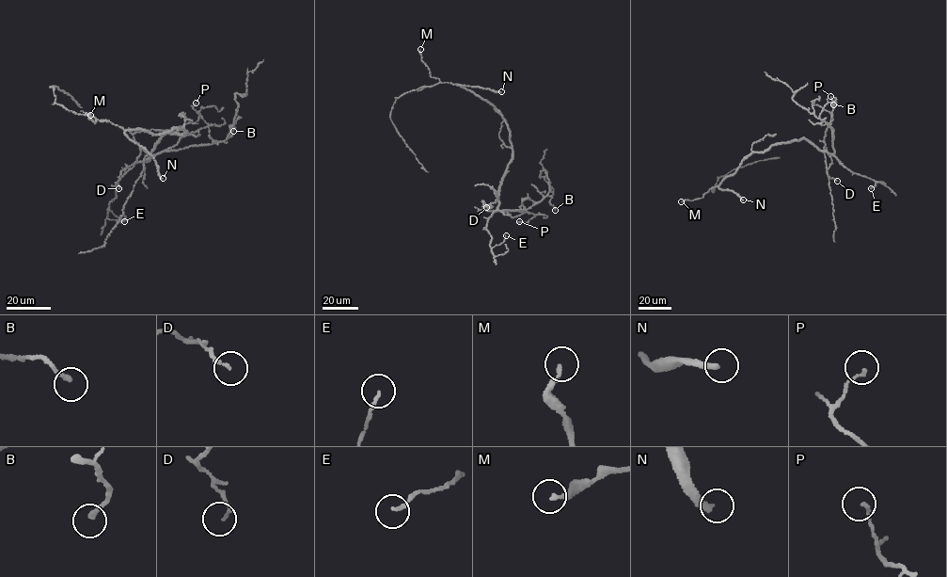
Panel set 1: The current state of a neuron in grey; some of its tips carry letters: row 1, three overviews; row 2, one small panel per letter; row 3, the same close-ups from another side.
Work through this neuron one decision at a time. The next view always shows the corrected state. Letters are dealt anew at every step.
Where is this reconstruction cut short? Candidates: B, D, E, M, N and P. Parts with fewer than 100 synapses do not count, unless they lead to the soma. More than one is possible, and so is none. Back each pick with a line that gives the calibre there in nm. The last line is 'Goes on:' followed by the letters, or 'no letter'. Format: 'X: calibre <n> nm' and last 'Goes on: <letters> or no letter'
M: calibre 160 nm
N: calibre 280 nm
Goes on: M, N

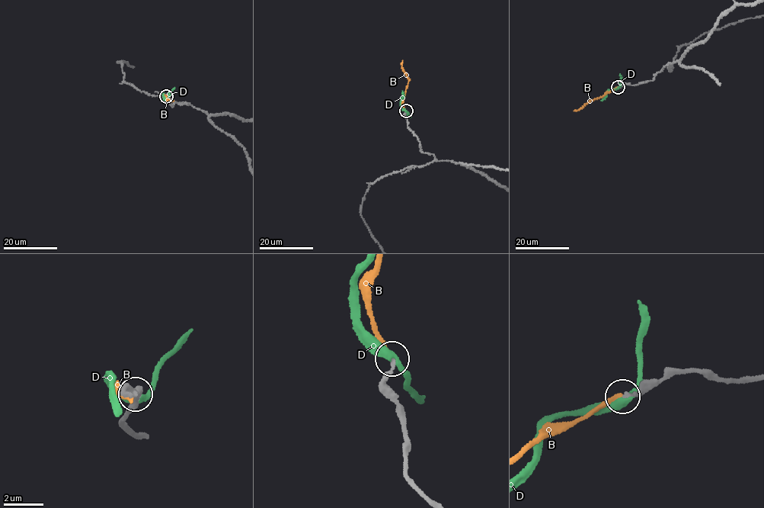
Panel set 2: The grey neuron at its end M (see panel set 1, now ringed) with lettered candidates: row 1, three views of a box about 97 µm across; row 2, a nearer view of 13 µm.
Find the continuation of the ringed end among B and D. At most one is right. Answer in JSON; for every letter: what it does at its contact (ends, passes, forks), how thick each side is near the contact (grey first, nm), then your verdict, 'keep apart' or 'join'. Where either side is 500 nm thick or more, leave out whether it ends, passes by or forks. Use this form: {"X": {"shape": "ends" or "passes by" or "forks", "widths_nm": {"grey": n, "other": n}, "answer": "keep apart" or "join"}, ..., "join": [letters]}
{"B": {"shape": "ends", "widths_nm": {"grey": 190, "other": 200}, "answer": "join"}, "D": {"shape": "passes by", "widths_nm": {"grey": 200, "other": 320}, "answer": "keep apart"}, "join": ["B"]}

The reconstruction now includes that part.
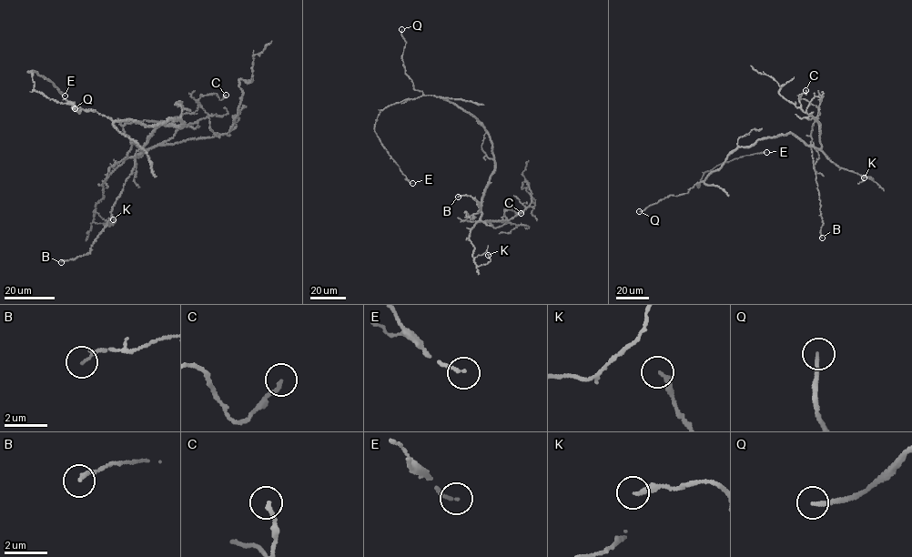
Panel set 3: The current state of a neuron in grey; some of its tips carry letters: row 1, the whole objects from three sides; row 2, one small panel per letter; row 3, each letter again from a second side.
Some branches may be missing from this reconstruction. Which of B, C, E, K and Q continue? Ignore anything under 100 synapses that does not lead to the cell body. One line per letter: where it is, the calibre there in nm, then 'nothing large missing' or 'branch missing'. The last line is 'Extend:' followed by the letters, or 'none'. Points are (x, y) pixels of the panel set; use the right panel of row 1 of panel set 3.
B: at (822, 237); 130 nm thick; nothing large missing
C: at (805, 90); 190 nm thick; nothing large missing
E: at (766, 152); 140 nm thick; nothing large missing
K: at (864, 177); 260 nm thick; nothing large missing
Q: at (639, 211); 170 nm thick; branch missing
Extend: Q

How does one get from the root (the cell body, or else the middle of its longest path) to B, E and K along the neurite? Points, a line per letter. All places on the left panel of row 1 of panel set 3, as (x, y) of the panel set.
B: (184, 123), (179, 128), (161, 124), (150, 136), (136, 154), (134, 167), (91, 250), (61, 262)
E: (184, 123), (112, 121), (46, 97), (33, 89), (27, 72), (51, 81), (65, 96)
K: (184, 123), (179, 128), (161, 124), (138, 154), (104, 182), (93, 219), (111, 225), (113, 219)

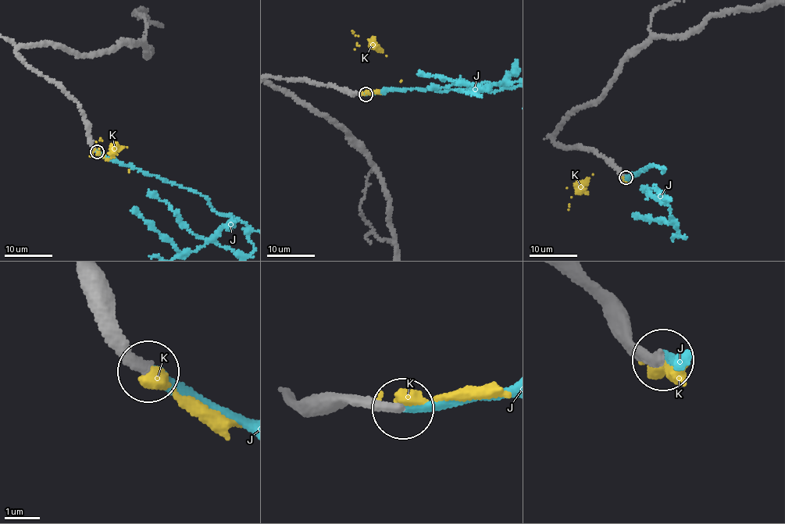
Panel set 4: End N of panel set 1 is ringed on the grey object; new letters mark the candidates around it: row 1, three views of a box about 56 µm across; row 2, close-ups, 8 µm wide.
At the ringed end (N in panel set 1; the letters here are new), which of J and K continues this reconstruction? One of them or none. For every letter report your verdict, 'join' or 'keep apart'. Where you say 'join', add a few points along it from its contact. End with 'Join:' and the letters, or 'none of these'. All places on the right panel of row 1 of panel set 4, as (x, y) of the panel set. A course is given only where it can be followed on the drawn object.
J: join
K: keep apart
Join: J

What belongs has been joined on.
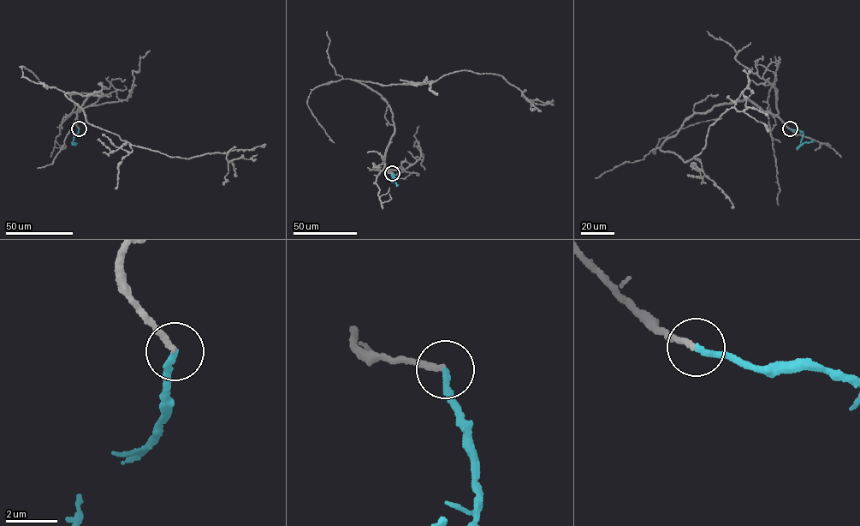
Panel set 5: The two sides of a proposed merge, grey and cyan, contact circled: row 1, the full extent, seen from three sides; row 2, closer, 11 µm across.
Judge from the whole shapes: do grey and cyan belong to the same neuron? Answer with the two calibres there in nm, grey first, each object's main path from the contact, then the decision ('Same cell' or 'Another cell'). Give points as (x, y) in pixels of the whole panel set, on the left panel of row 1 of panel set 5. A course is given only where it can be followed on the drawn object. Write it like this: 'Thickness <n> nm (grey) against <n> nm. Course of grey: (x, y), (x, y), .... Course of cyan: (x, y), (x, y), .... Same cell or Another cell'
Thickness 240 nm (grey) against 240 nm. Course of grey: (79, 128), (77, 112), (100, 92), (65, 94), (87, 122), (132, 145), (188, 158), (266, 144). Course of cyan: (79, 128), (72, 143), (77, 143). Same cell

